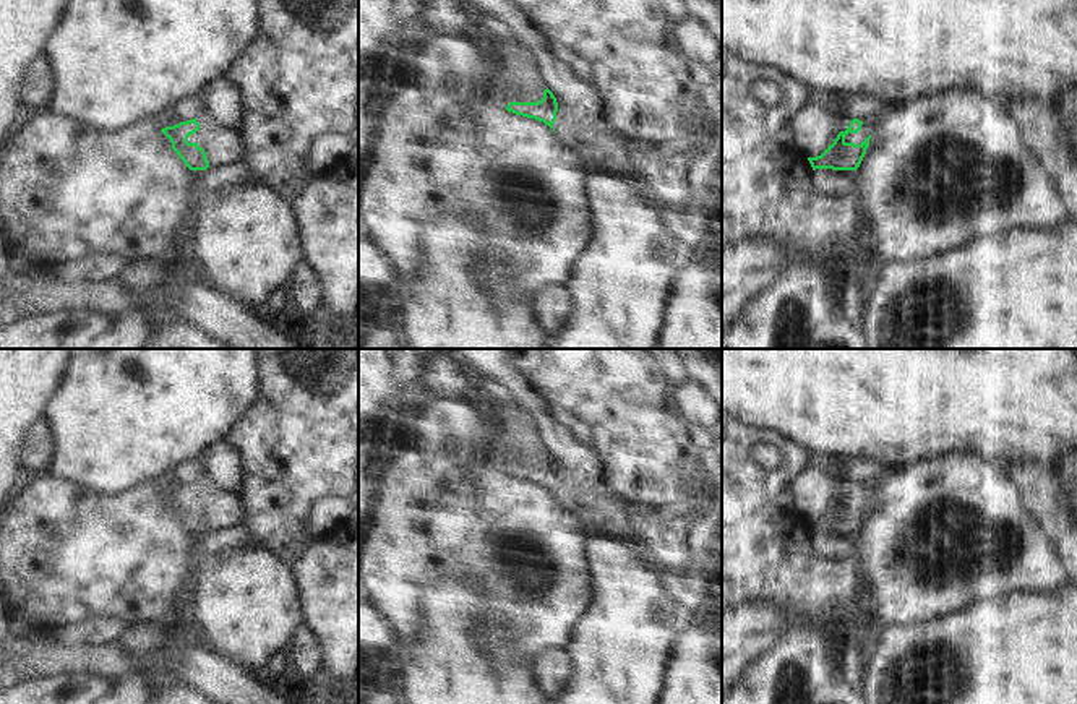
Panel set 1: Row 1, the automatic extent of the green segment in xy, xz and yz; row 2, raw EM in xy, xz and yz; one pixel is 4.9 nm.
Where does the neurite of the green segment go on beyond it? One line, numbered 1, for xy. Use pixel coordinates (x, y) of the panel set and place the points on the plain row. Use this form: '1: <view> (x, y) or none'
1: xy (206, 493)

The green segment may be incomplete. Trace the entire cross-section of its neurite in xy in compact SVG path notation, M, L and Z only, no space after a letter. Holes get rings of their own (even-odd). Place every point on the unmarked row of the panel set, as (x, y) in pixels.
M209 472L206 474L208 482L201 488L193 482L161 493L190 534L206 534L209 530L204 511L221 492L225 492Z

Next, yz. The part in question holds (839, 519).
M853 482L845 495L840 495L829 511L816 521L808 521L813 534L856 534L866 517L874 483Z

